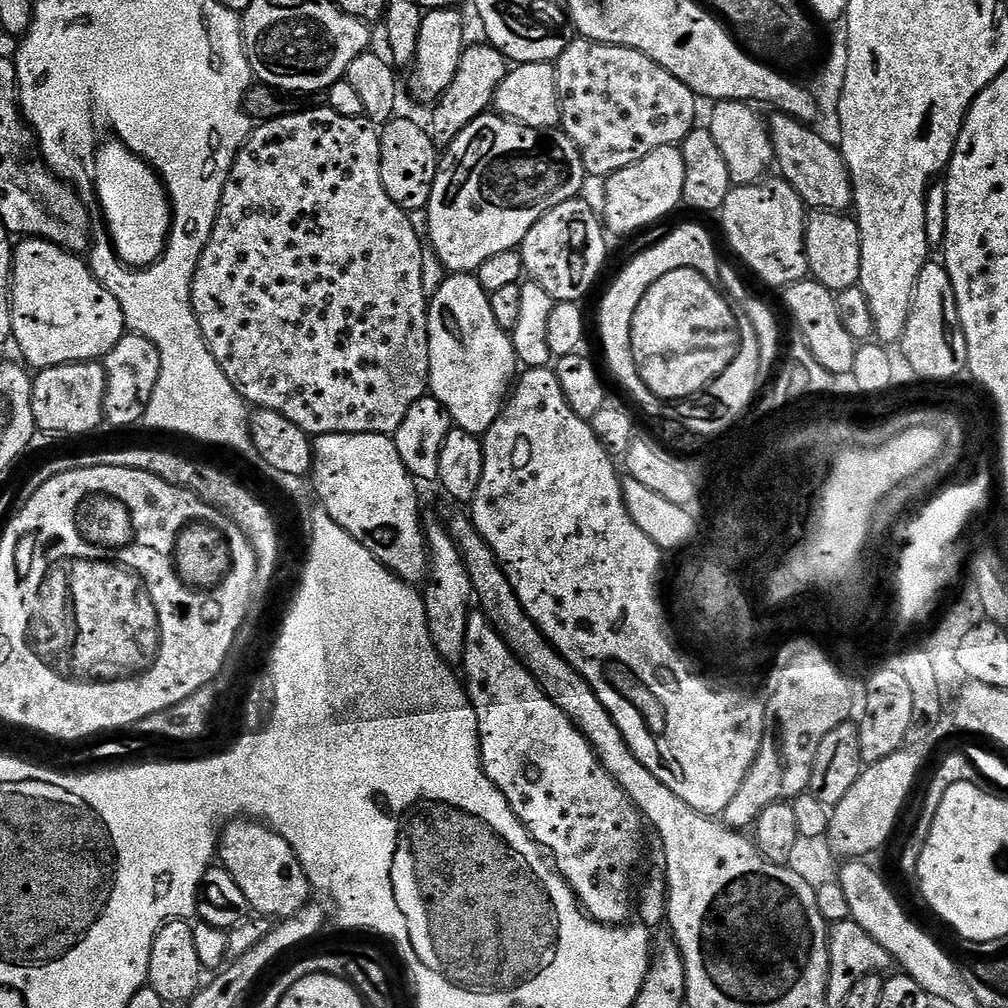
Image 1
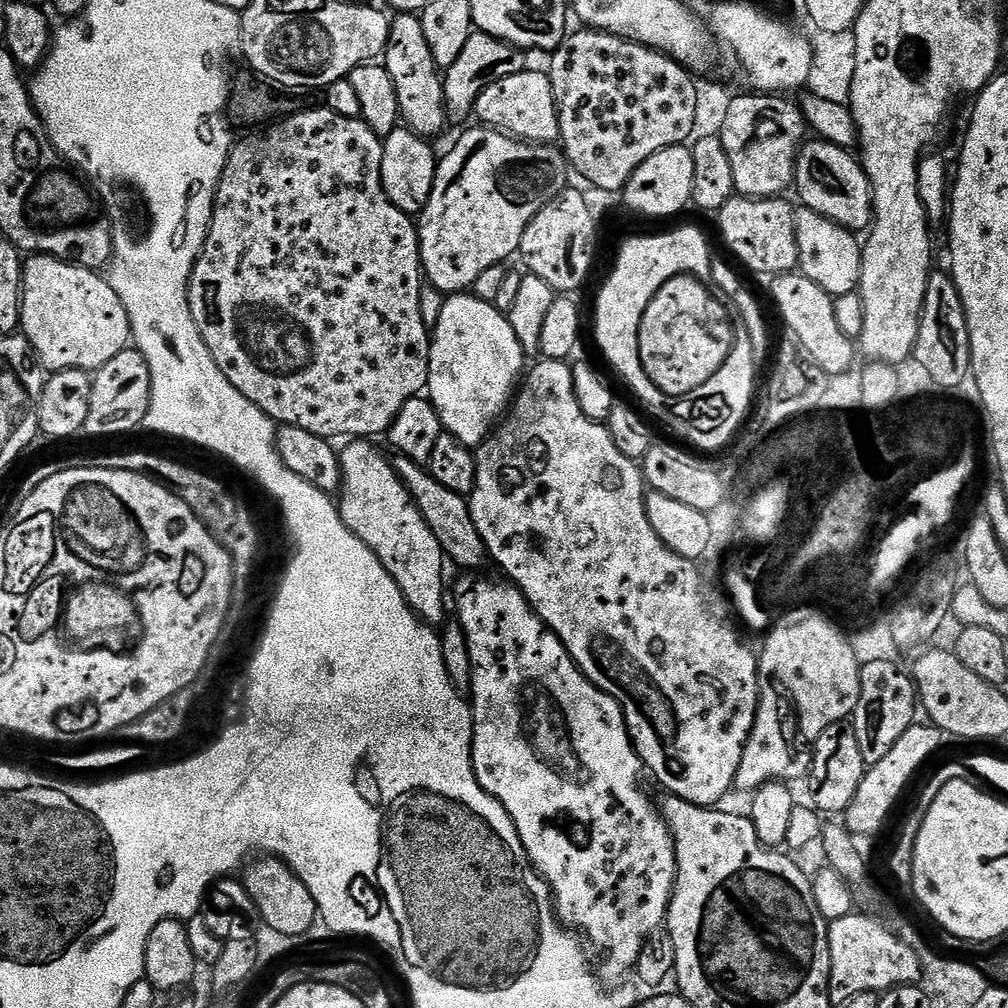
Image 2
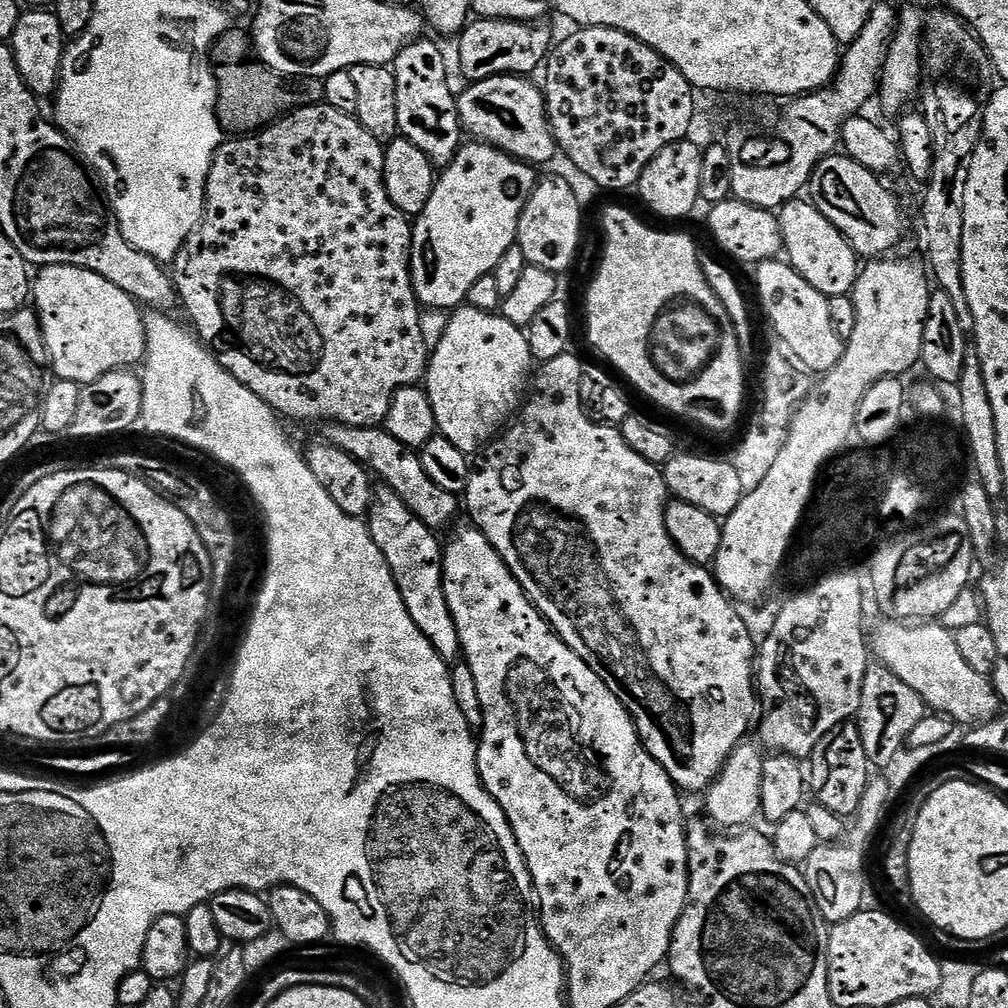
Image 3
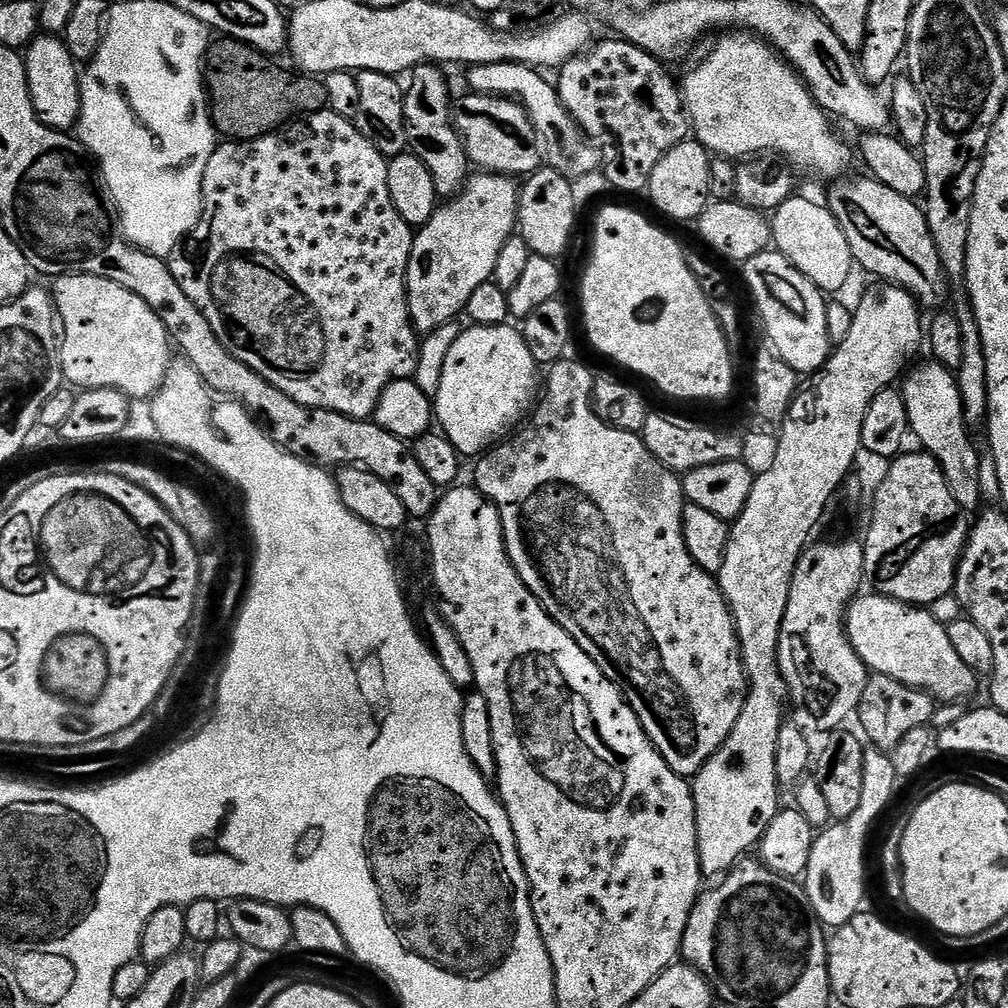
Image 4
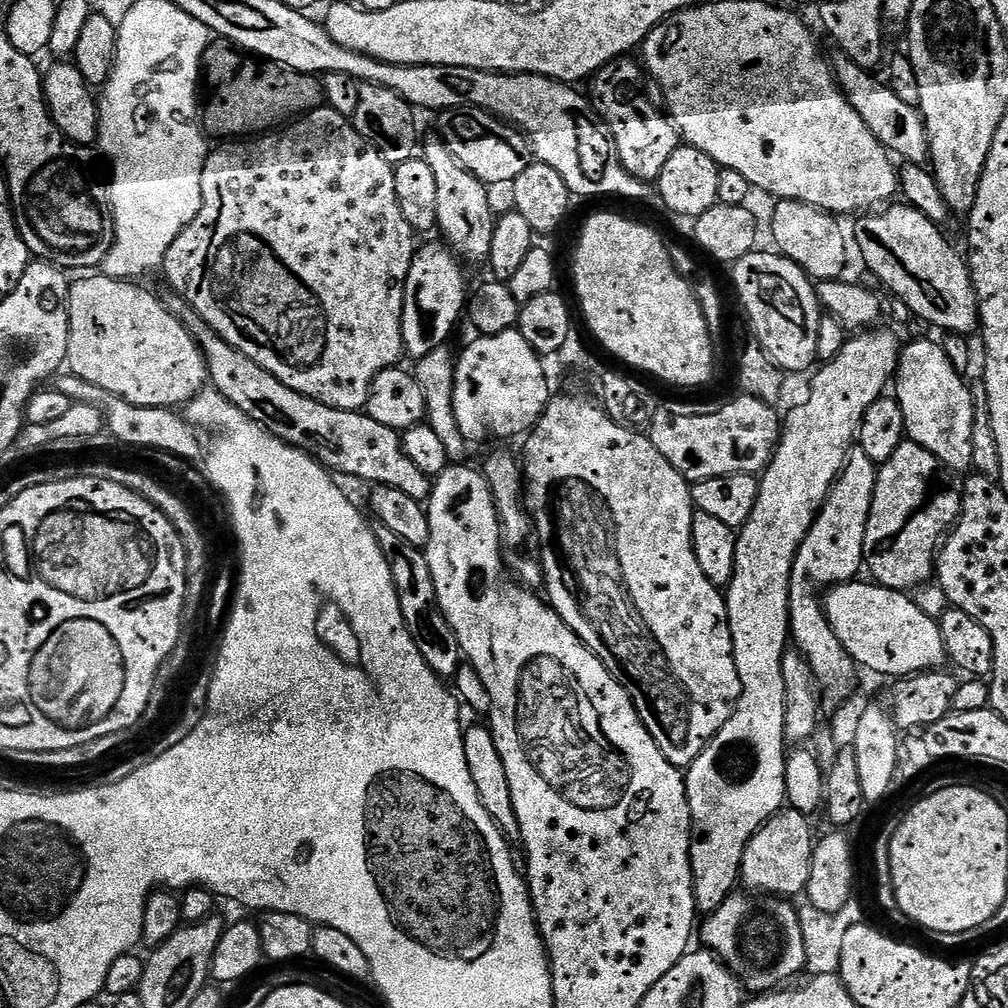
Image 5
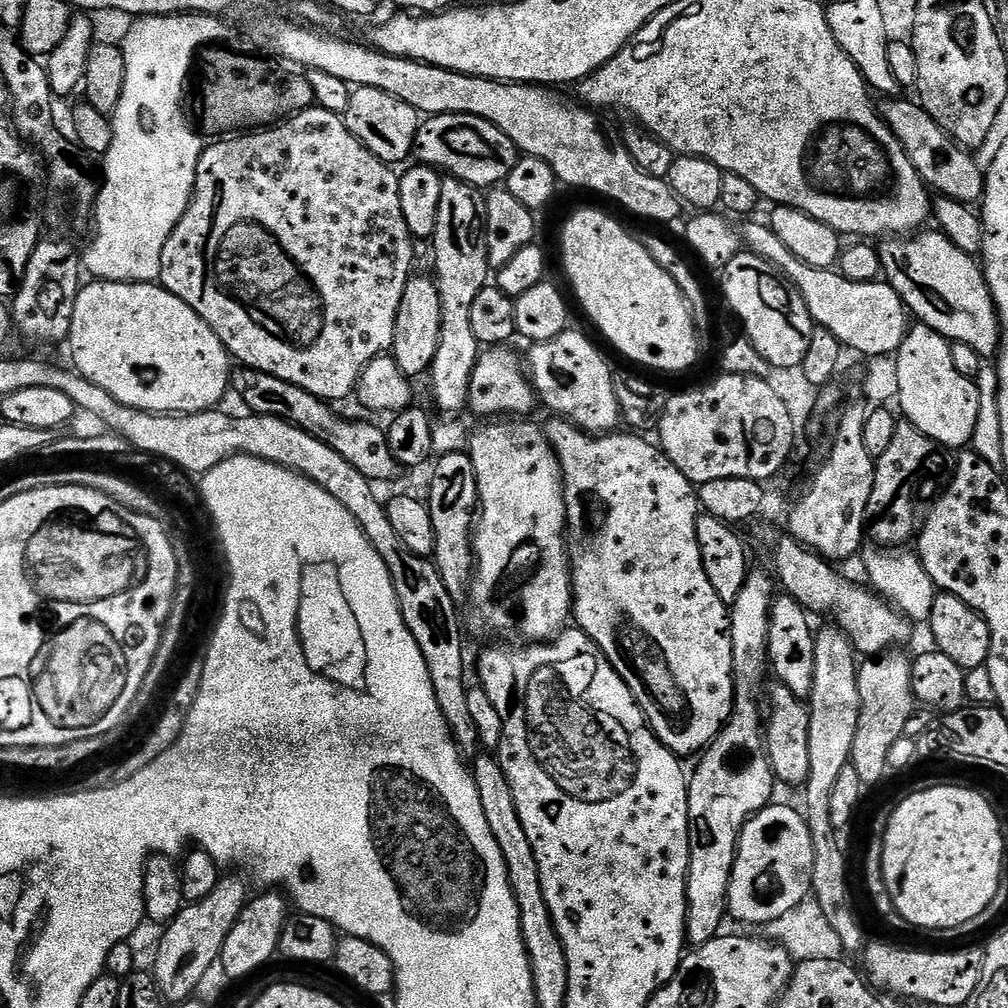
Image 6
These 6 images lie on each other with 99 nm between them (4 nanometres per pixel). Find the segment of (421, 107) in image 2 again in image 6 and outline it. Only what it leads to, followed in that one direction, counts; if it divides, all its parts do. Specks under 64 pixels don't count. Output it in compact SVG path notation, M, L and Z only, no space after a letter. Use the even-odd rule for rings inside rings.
M456 176L442 179L442 199L438 201L438 226L430 241L436 255L436 289L440 292L442 330L438 342L438 354L430 369L432 396L444 414L460 414L468 408L468 391L474 366L480 357L482 346L474 338L474 326L470 314L474 311L474 298L489 287L490 269L486 250L486 202L487 195L472 184L462 182Z

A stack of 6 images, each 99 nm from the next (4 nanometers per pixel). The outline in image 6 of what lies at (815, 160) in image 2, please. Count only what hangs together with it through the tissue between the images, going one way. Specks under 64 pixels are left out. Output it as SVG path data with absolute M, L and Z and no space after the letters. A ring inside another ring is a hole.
M921 230L907 238L888 238L879 245L880 261L883 264L883 275L887 283L902 298L905 308L921 325L936 331L949 342L969 344L982 358L995 357L1000 351L1000 317L996 314L996 303L984 277L984 269L977 257L966 254L950 242L939 230Z

